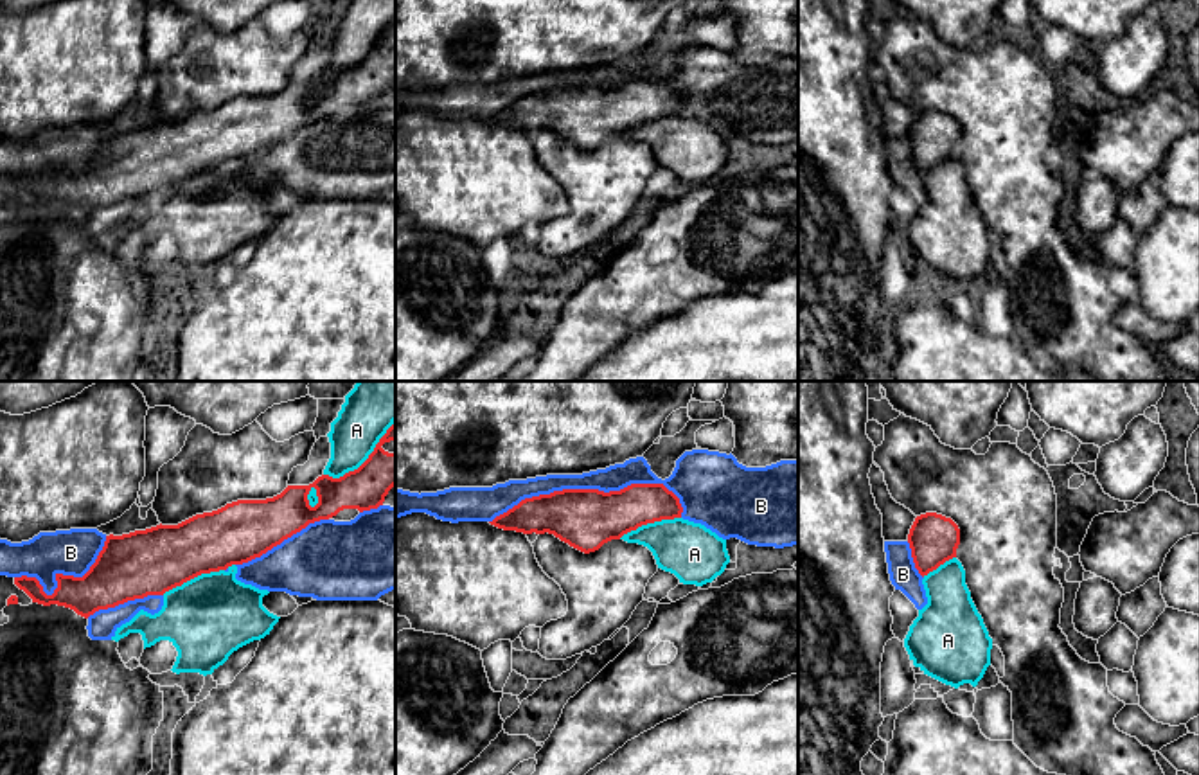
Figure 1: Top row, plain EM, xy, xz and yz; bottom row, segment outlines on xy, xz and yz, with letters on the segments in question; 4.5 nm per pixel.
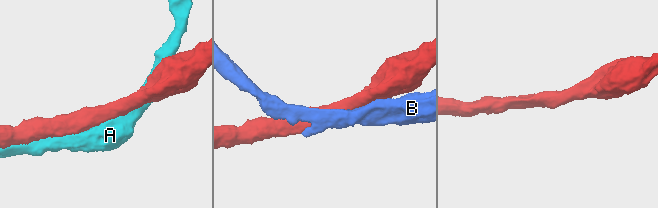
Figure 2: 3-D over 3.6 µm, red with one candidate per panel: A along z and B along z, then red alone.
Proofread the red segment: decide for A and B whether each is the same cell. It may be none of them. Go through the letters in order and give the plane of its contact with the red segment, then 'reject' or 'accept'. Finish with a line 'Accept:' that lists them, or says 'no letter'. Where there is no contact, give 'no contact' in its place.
A: meets red in xy; accept
B: meets red in xz; reject
Accept: A

